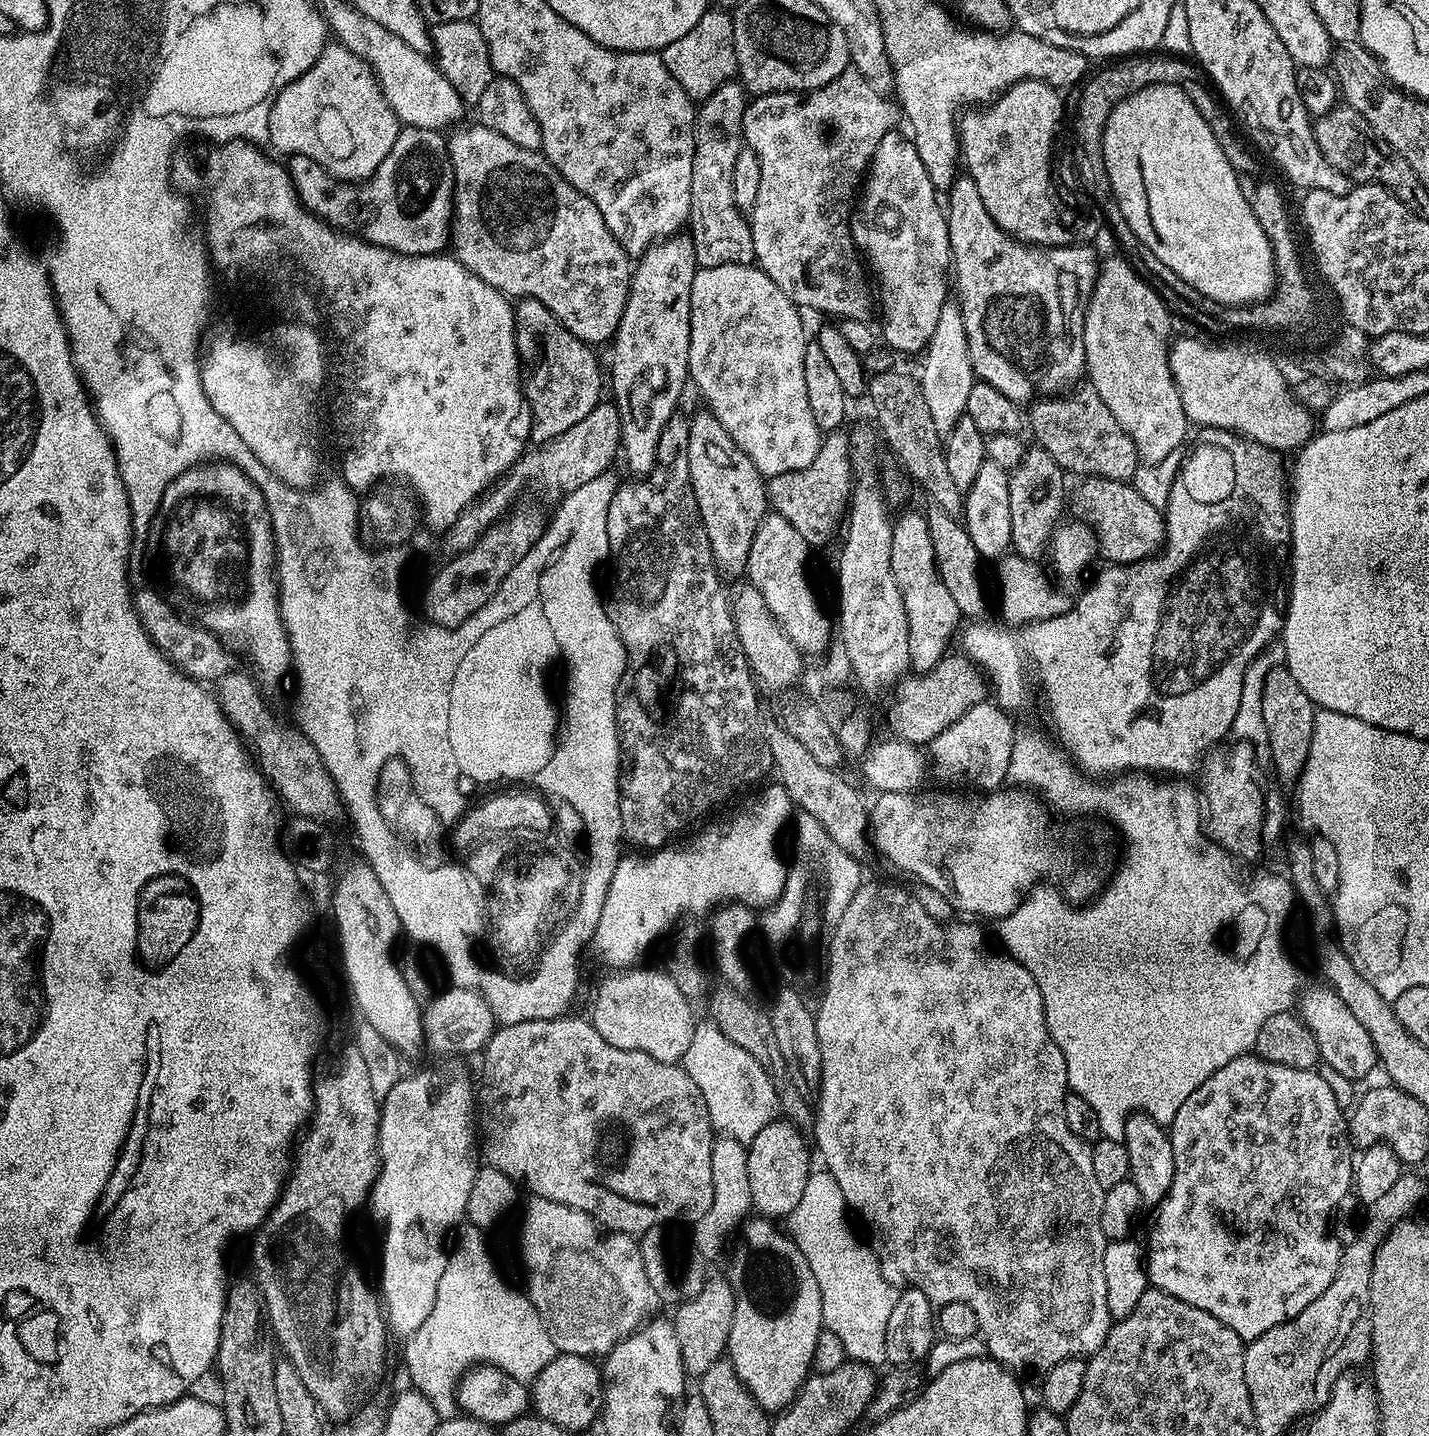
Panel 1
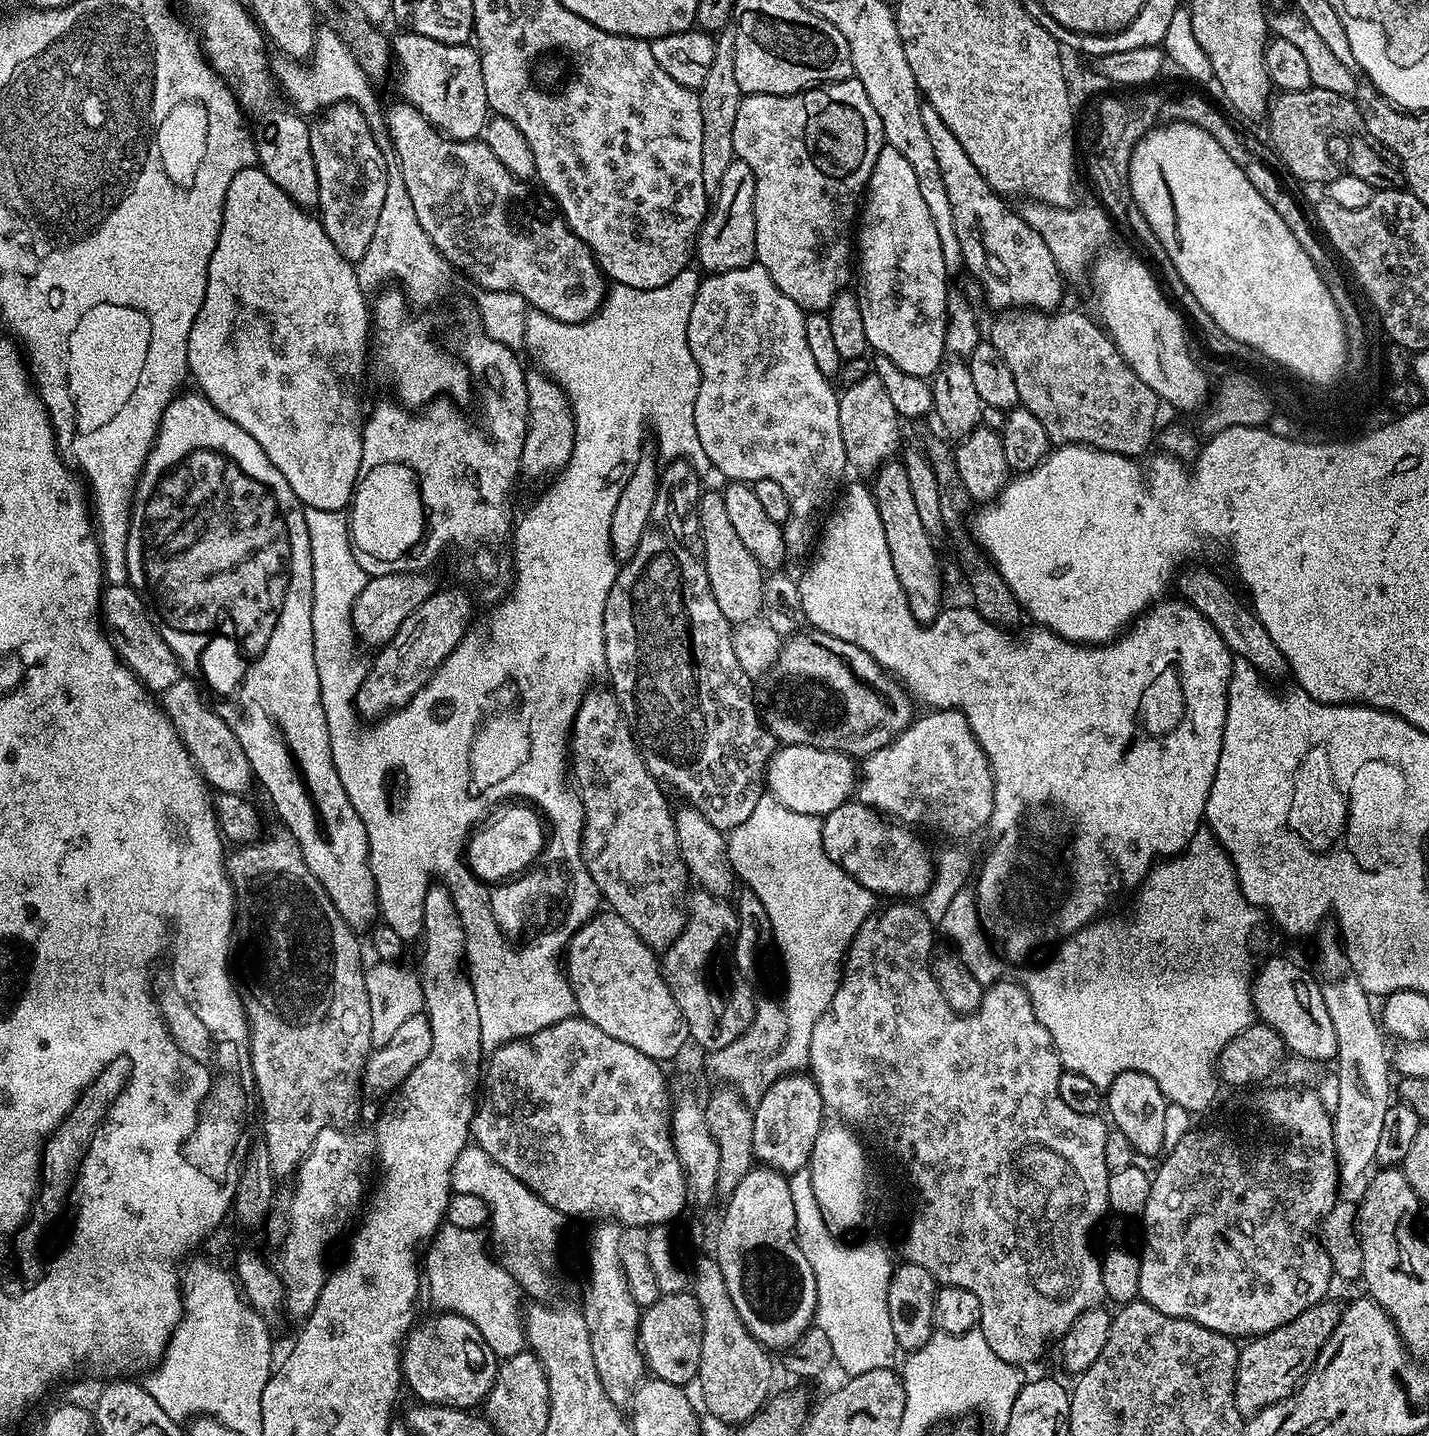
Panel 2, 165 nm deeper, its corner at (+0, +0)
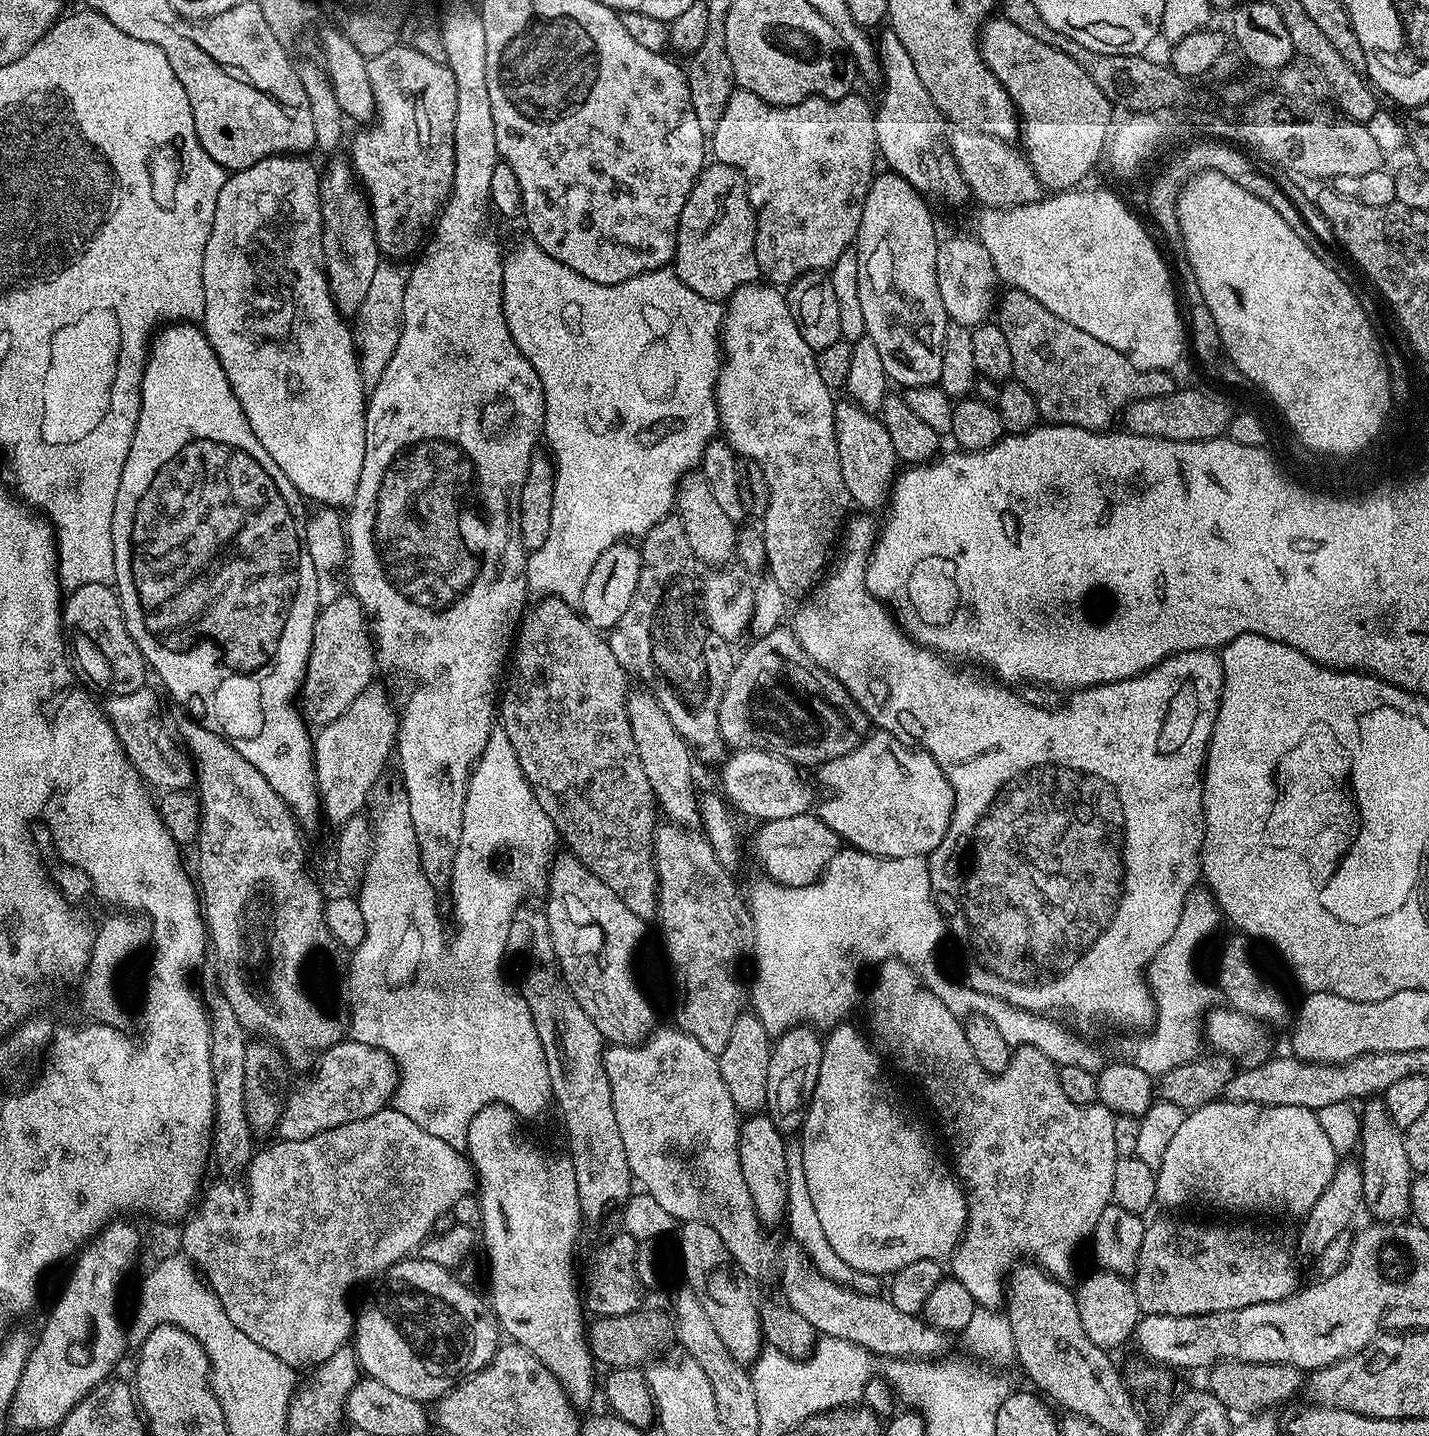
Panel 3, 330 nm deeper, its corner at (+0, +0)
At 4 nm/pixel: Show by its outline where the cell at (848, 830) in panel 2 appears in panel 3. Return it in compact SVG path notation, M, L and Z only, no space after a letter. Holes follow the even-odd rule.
M808 812L794 814L794 818L766 820L757 828L760 829L752 836L752 856L760 863L764 871L761 873L793 888L813 884L842 847L834 830L825 826L817 815Z

